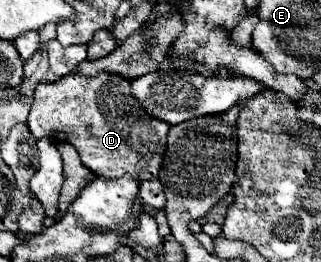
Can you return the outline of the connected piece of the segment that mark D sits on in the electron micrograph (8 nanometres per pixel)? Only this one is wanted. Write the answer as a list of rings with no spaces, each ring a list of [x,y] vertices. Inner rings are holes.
[[[100,72],[98,76],[68,74],[56,82],[38,84],[28,116],[34,138],[48,138],[54,144],[72,144],[84,166],[102,178],[120,178],[130,172],[136,180],[152,180],[160,172],[164,158],[164,138],[170,124],[150,116],[132,98],[130,80],[120,74]]]

